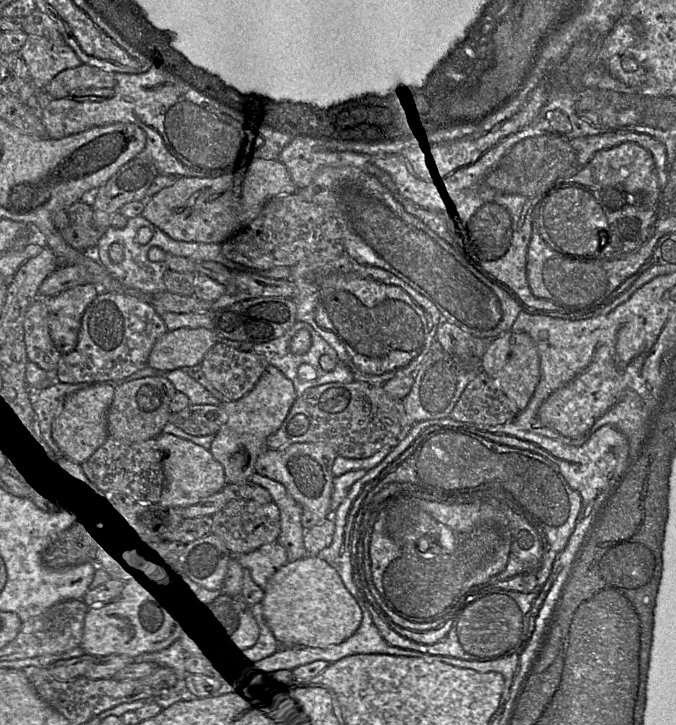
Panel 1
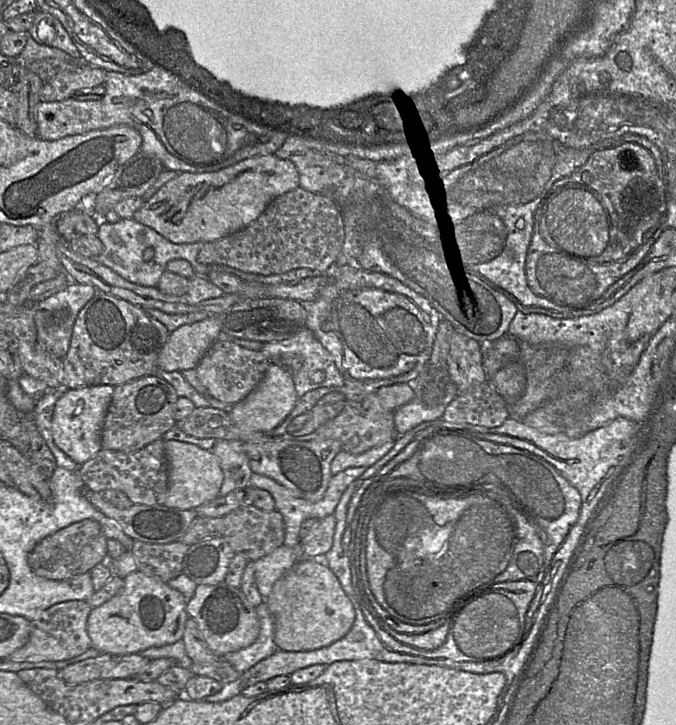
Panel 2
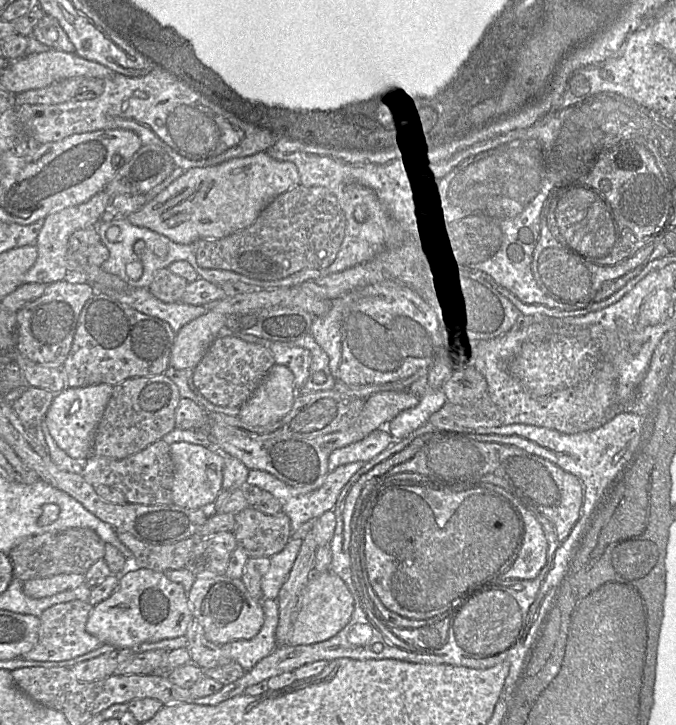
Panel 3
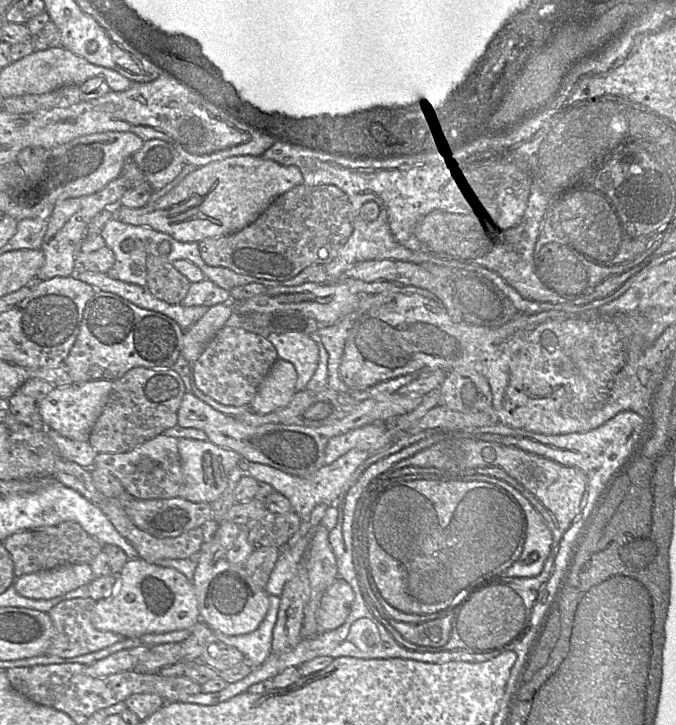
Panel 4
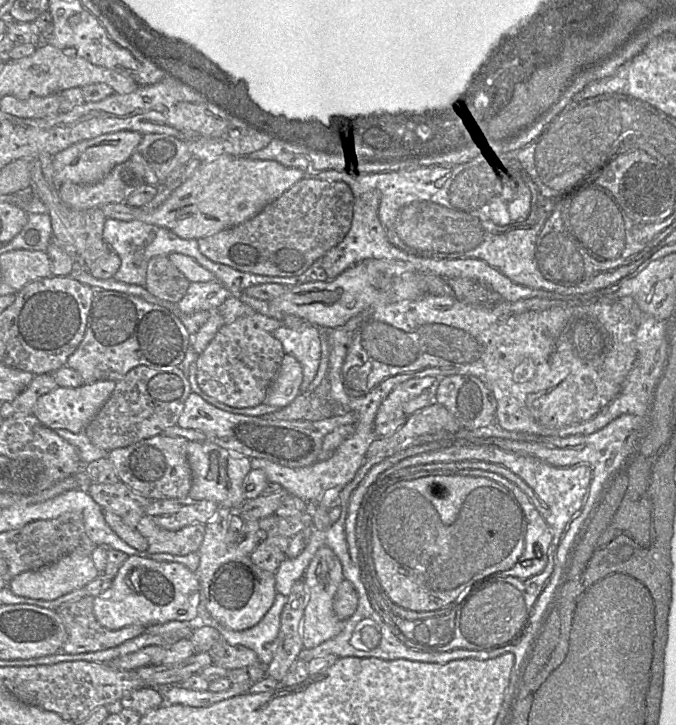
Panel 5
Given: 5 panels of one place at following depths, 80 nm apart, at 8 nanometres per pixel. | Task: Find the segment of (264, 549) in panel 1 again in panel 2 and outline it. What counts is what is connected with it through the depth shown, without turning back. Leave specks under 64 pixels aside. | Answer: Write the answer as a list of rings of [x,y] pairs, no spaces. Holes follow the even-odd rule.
[[[285,544],[268,555],[254,561],[255,581],[260,594],[266,599],[274,583],[288,572],[299,560],[299,549]]]

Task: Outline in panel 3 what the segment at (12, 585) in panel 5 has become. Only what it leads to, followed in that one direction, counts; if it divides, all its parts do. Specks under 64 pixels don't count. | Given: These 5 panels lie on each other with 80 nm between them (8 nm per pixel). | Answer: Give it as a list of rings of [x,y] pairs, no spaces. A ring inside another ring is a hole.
[[[59,574],[47,578],[30,579],[23,583],[23,592],[33,599],[41,599],[65,590],[72,590],[85,583],[83,574]]]

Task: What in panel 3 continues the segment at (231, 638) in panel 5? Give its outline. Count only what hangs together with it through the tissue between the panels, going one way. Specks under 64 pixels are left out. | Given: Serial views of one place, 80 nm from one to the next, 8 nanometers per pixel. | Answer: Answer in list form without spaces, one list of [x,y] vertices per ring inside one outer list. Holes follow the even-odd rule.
[[[277,599],[262,601],[264,623],[260,631],[251,639],[236,640],[221,646],[223,652],[244,670],[252,669],[262,658],[268,656],[276,647],[276,628],[279,621]]]

